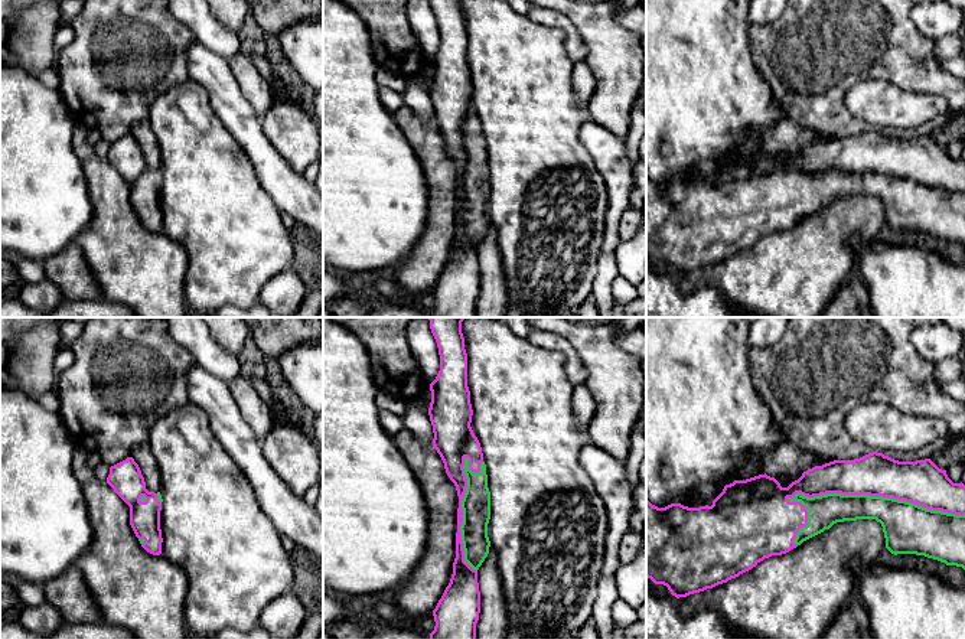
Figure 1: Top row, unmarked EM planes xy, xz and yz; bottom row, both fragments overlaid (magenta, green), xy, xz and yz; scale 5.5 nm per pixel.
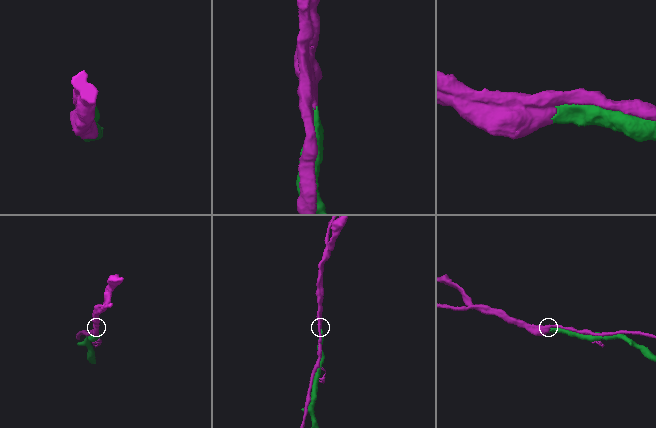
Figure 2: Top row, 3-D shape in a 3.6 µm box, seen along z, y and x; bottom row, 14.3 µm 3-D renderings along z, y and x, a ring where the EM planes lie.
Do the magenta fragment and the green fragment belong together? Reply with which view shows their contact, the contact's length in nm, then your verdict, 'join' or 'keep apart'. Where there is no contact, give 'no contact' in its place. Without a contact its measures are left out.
meets magenta in yz; contact 1000 nm long; join

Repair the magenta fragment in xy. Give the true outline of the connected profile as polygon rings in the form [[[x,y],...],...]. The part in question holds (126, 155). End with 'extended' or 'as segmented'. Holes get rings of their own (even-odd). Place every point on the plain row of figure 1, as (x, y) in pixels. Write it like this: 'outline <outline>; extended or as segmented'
outline [[[133,134],[110,144],[107,160],[130,183],[130,202],[141,224],[153,231],[162,231],[160,169],[149,169],[138,141]]]; extended

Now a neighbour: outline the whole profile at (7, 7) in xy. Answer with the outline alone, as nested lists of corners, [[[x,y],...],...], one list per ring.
[[[0,0],[0,22],[9,20],[17,10],[36,1],[38,0]]]

